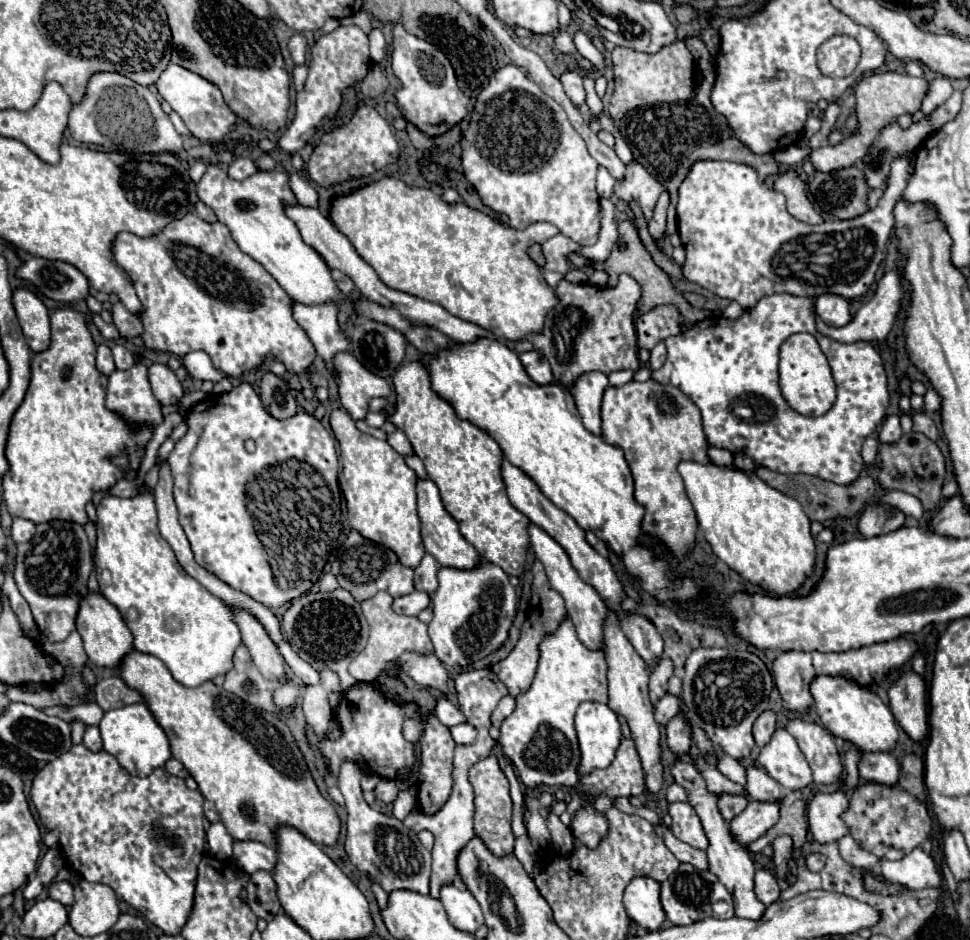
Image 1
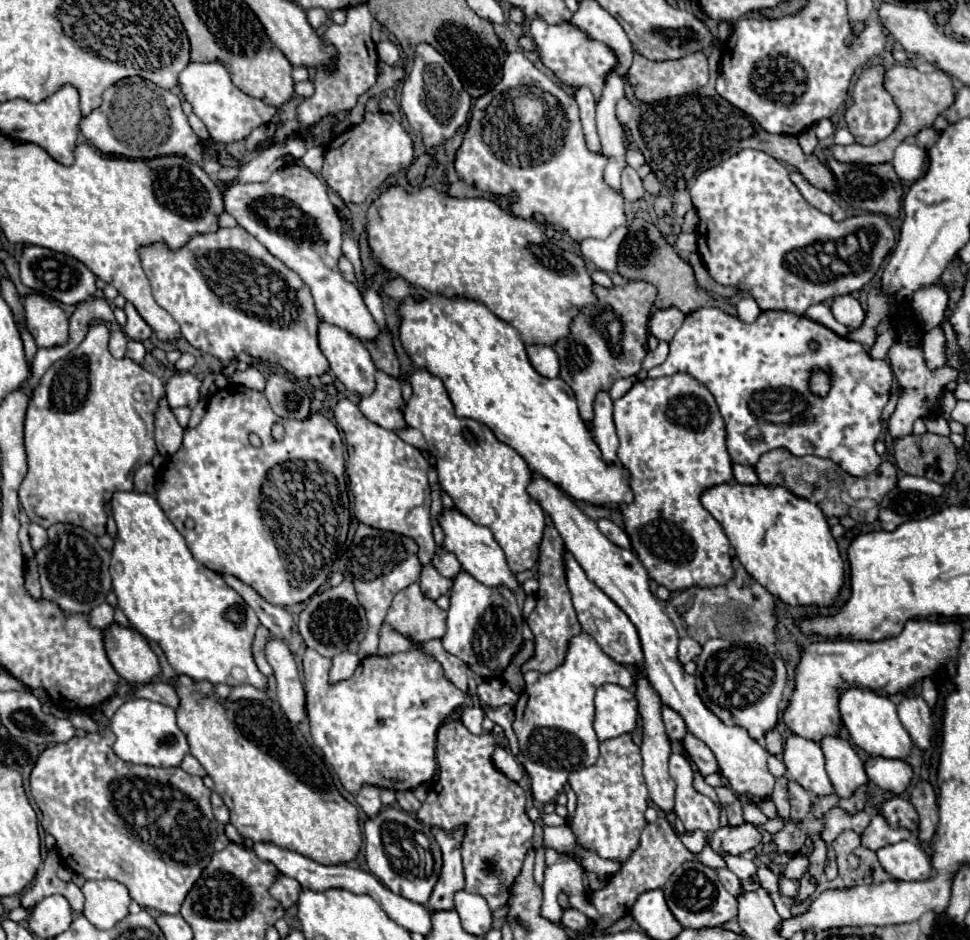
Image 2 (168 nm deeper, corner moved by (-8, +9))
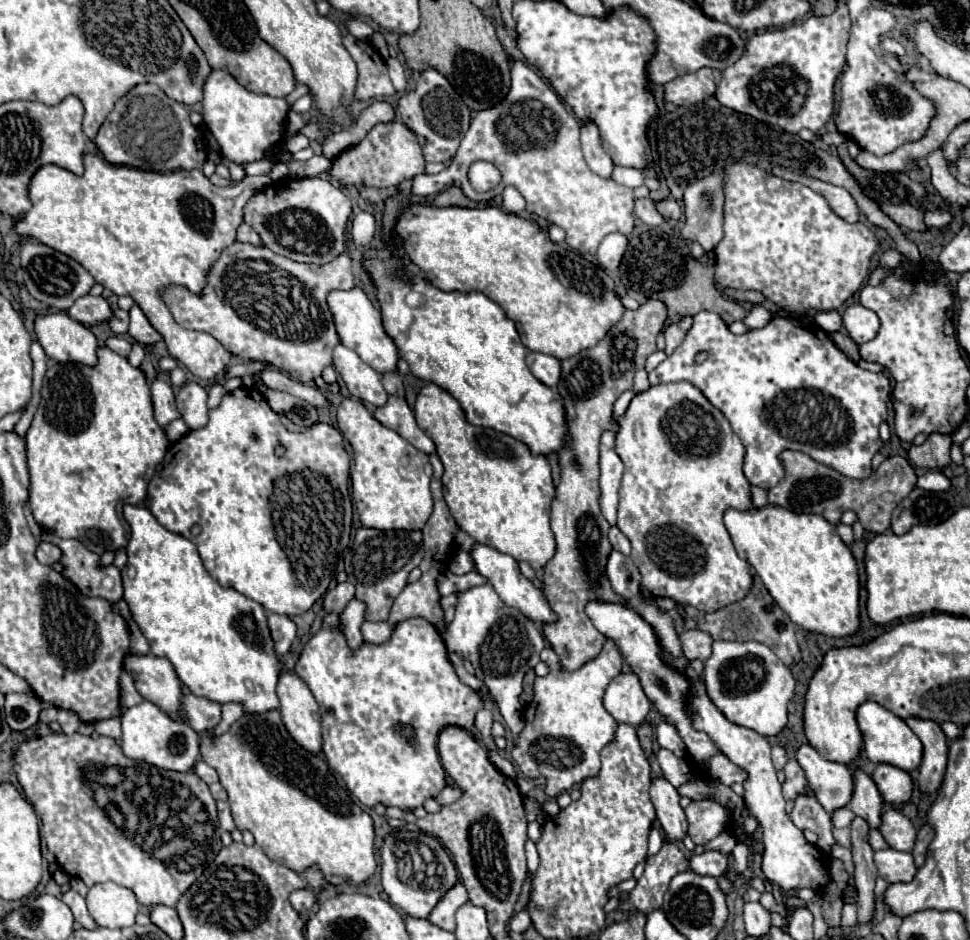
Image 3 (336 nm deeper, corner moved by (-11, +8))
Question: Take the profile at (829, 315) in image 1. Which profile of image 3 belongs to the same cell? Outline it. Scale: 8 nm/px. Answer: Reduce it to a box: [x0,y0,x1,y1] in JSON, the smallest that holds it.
[843,304,879,344]

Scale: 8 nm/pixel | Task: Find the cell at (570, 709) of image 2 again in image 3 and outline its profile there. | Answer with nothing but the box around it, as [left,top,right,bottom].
[511,640,623,798]

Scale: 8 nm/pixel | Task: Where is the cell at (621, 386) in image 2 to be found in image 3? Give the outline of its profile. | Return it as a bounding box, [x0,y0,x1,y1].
[615,390,635,418]

